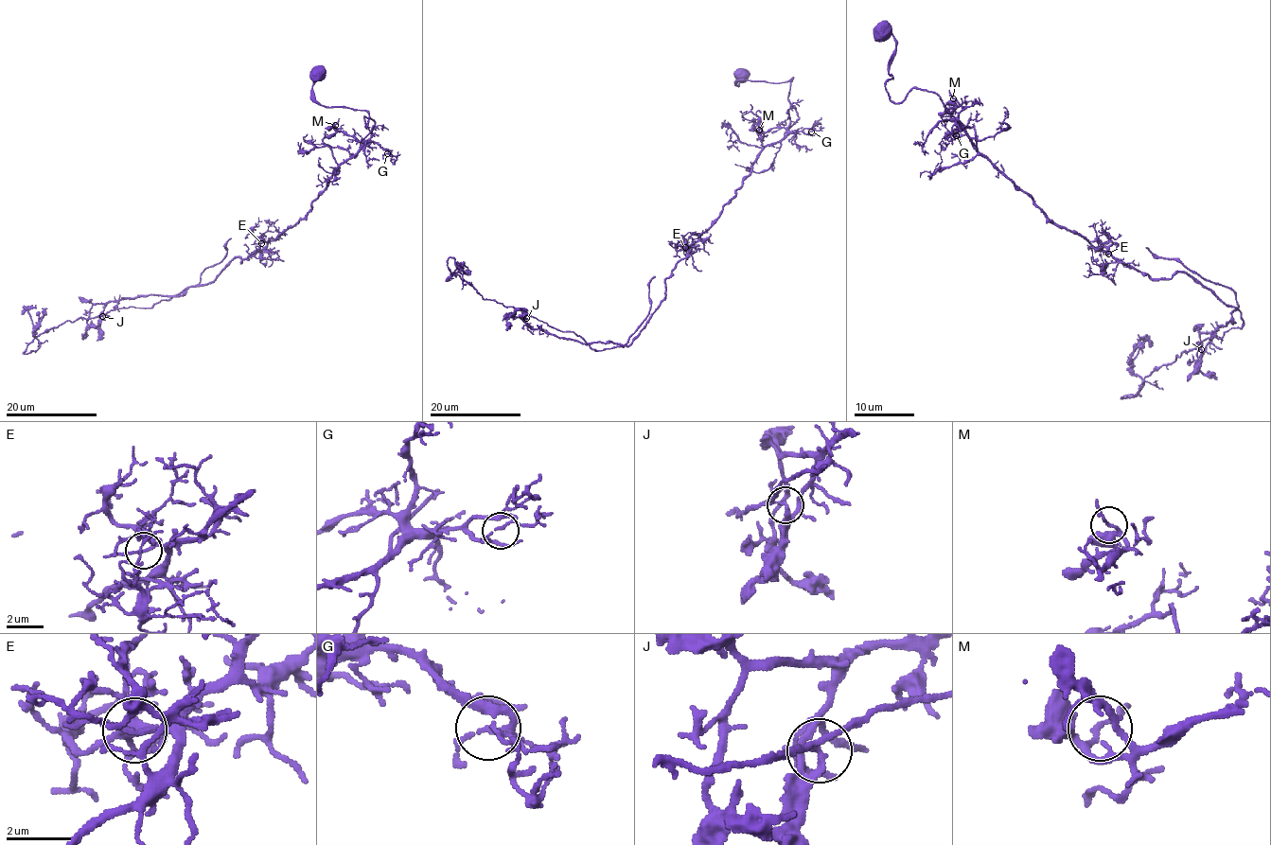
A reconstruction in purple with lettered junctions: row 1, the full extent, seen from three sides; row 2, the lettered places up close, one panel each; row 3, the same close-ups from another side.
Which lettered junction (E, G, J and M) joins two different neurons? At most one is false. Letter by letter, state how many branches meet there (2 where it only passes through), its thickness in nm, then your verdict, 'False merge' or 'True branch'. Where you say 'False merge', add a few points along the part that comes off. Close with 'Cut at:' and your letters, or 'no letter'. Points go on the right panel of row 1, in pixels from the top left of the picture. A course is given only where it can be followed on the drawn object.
E: Branches: 3. Thickness 130 nm. True branch
G: Branches: 3. Thickness 100 nm. True branch
J: Branches: 3. Thickness 120 nm. False merge. Course of the part to remove: (1201, 348), (1197, 344), (1241, 327), (1236, 296), (1145, 247)
M: Branches: 3. Thickness 130 nm. True branch
Cut at: J

